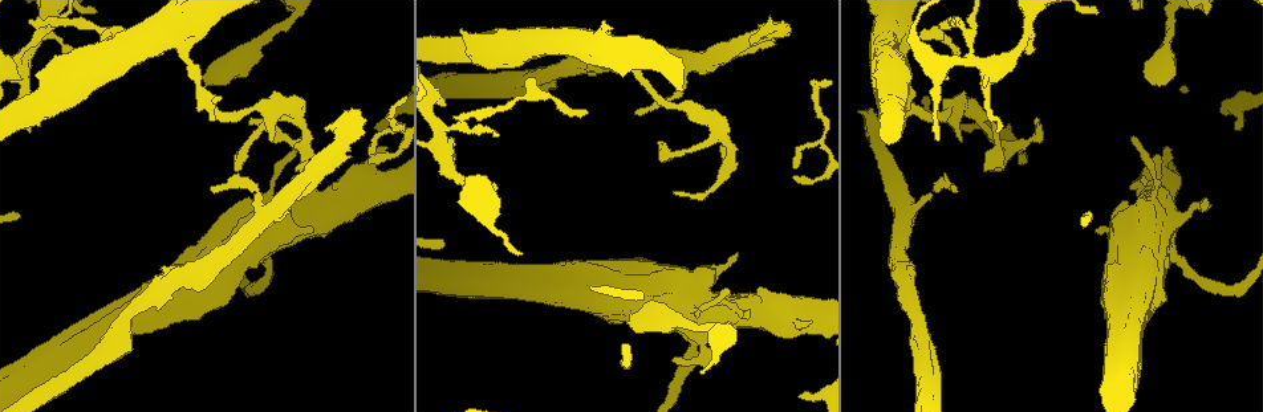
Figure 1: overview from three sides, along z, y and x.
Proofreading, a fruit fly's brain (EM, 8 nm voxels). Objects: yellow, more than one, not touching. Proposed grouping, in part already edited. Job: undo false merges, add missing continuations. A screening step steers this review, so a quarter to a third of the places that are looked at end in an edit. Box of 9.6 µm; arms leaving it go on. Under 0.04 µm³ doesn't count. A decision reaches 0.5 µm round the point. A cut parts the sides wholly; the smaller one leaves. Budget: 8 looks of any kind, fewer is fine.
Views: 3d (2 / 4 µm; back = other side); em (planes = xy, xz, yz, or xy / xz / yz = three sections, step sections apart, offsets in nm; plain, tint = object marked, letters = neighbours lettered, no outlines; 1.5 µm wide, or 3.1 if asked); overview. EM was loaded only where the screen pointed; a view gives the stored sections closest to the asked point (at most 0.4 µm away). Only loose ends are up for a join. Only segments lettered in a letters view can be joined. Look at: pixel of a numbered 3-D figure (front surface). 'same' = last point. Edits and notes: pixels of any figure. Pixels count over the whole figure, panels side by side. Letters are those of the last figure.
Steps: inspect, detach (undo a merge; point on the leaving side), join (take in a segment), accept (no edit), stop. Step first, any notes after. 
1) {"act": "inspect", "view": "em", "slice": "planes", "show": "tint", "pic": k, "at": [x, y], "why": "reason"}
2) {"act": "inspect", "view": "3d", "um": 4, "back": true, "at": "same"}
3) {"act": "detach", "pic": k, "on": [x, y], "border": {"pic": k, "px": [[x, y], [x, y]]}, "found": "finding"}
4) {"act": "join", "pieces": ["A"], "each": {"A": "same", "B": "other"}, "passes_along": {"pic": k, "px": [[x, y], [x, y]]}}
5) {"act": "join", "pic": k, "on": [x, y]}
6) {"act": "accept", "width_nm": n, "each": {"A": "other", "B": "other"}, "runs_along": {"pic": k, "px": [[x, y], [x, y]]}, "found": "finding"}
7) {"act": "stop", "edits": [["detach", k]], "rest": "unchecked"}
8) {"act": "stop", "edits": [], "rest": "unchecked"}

{"act": "inspect", "view": "em", "slice": "planes", "show": "letters", "pic": 1, "at": [260, 109], "why": "calibre changes"}

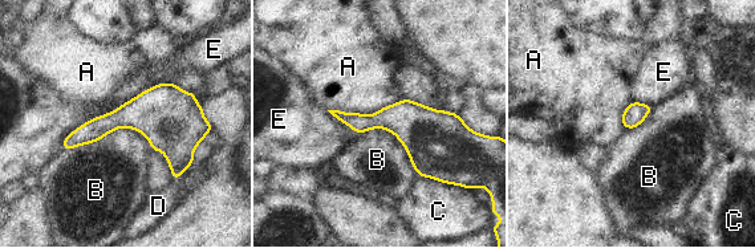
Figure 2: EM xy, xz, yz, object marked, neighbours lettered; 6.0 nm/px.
{"act": "accept", "each": {"A": "other", "B": "other", "C": "other", "D": "other", "E": "other"}, "border": {"pic": 2, "px": [[151, 146], [117, 127], [63, 150]]}, "found": "one neuron here"}

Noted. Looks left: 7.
{"act": "inspect", "view": "3d", "um": 4, "pic": 1, "at": [998, 131], "why": "an open end"}

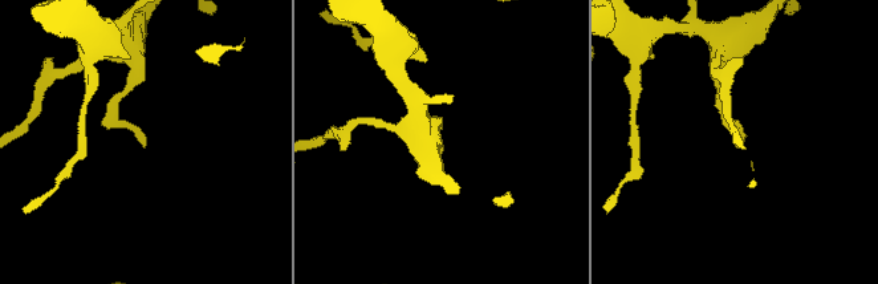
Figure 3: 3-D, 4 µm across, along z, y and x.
{"act": "inspect", "view": "em", "slice": "xy", "step": 8, "show": "letters", "pic": 3, "at": [144, 144], "why": "now the EM"}

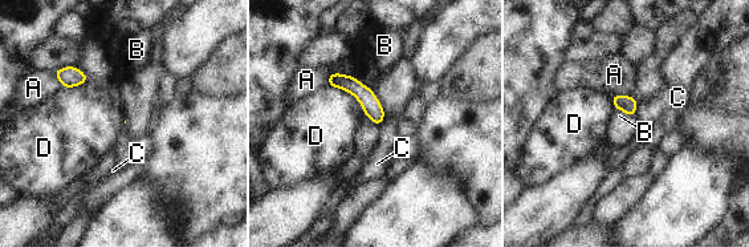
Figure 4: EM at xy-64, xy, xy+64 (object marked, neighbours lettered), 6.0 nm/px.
{"act": "accept", "longest_contact_nm": ["D", 300], "each": {"A": "other", "B": "other", "C": "other", "D": "other"}, "border": {"pic": 4, "px": [[638, 102], [634, 117]]}, "found": "no lettered segment goes on from it"}

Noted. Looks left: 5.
{"act": "inspect", "view": "3d", "um": 2, "back": true, "pic": 1, "at": [1142, 184], "why": "thick end"}

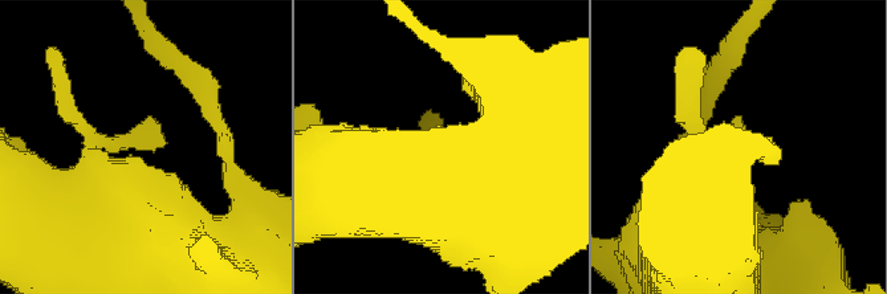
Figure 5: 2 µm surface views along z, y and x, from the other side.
{"act": "inspect", "view": "em", "slice": "planes", "show": "letters", "pic": 5, "at": [161, 147], "why": "need the tissue"}

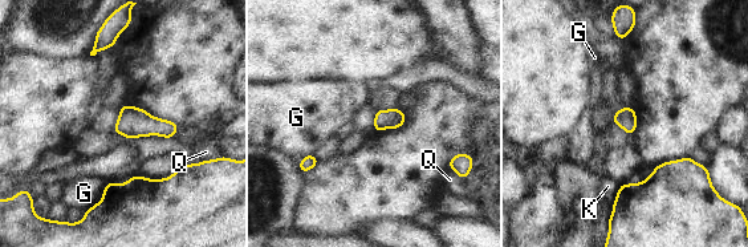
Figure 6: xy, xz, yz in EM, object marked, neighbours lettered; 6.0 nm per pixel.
{"act": "accept", "each": {"G": "other", "K": "other", "Q": "other"}, "border": {"pic": 6, "px": [[108, 183], [102, 198], [85, 211]]}, "found": "no lettered segment goes on from it"}

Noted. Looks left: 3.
{"act": "stop", "edits": [], "rest": "unchecked"}

